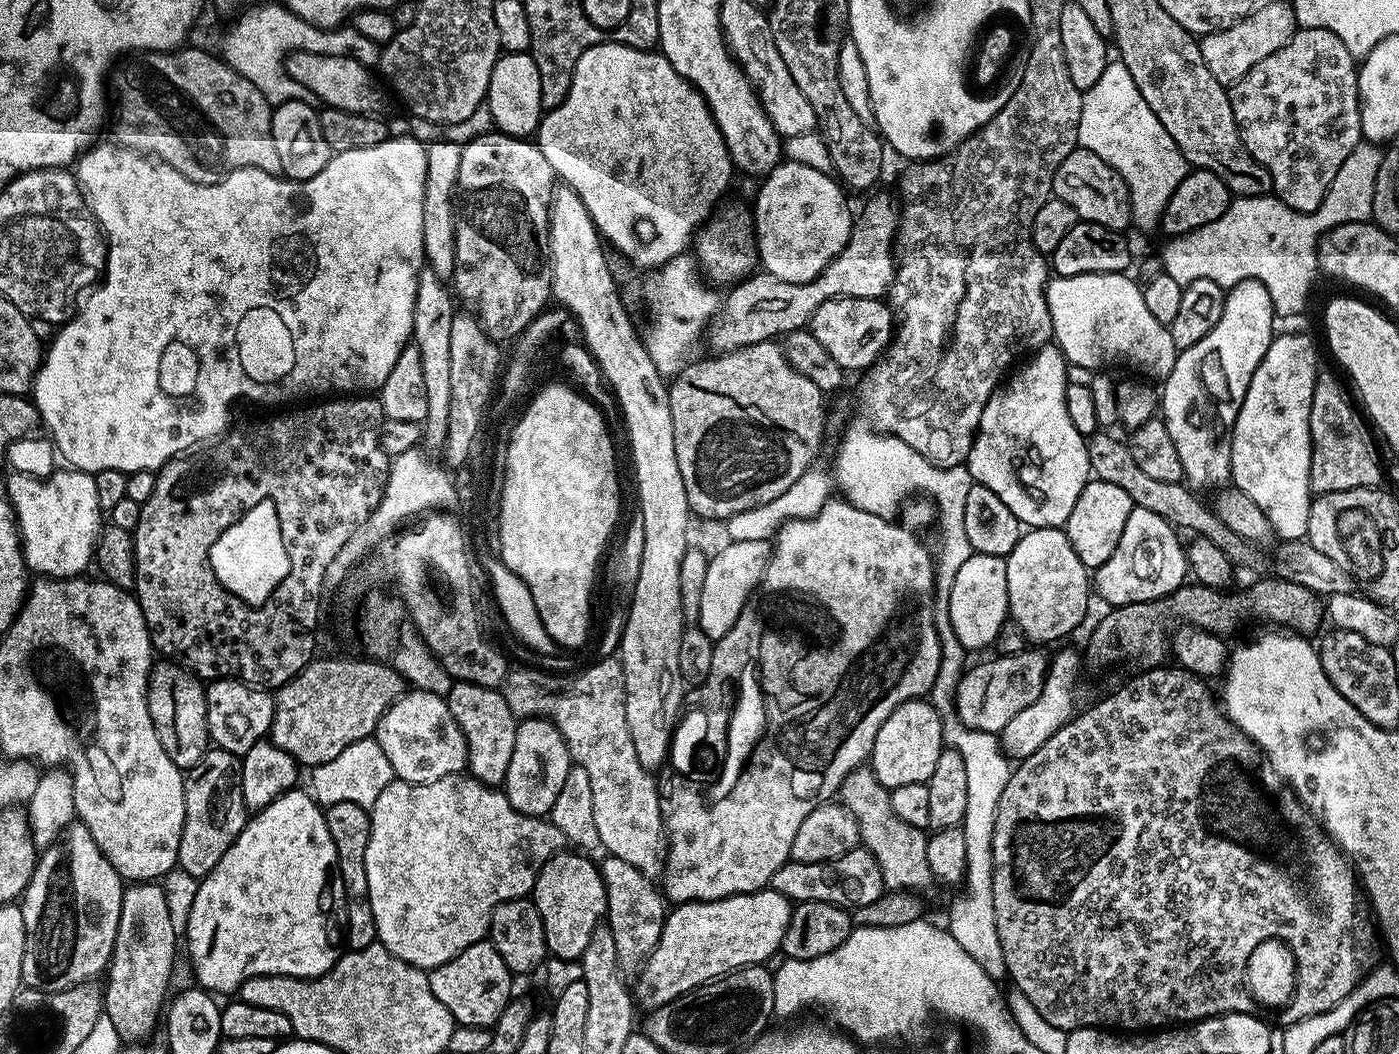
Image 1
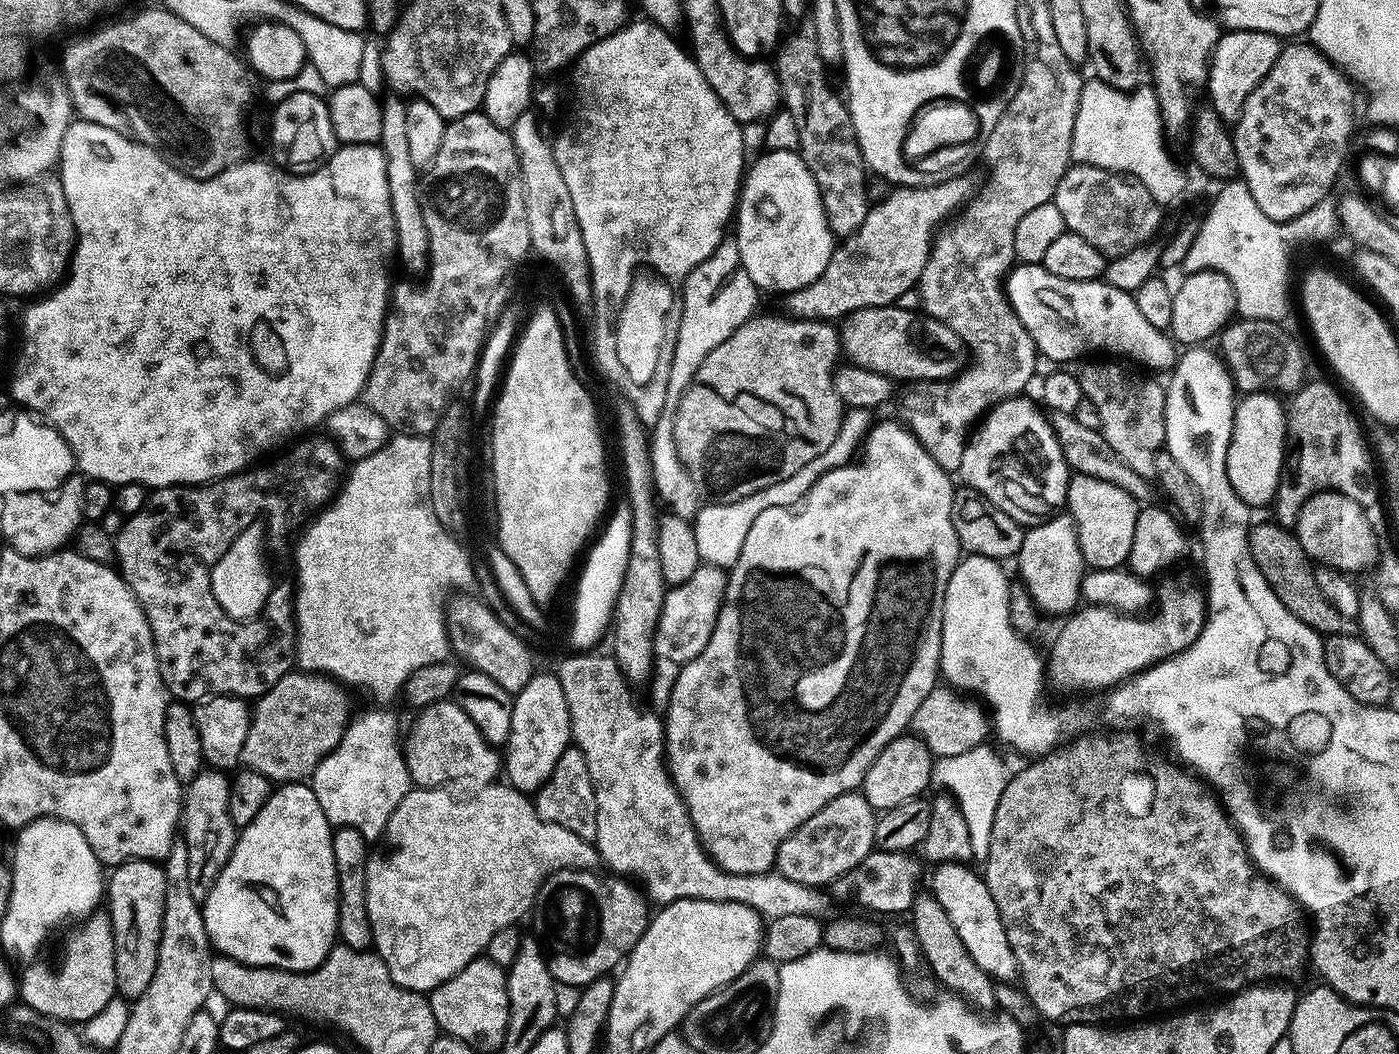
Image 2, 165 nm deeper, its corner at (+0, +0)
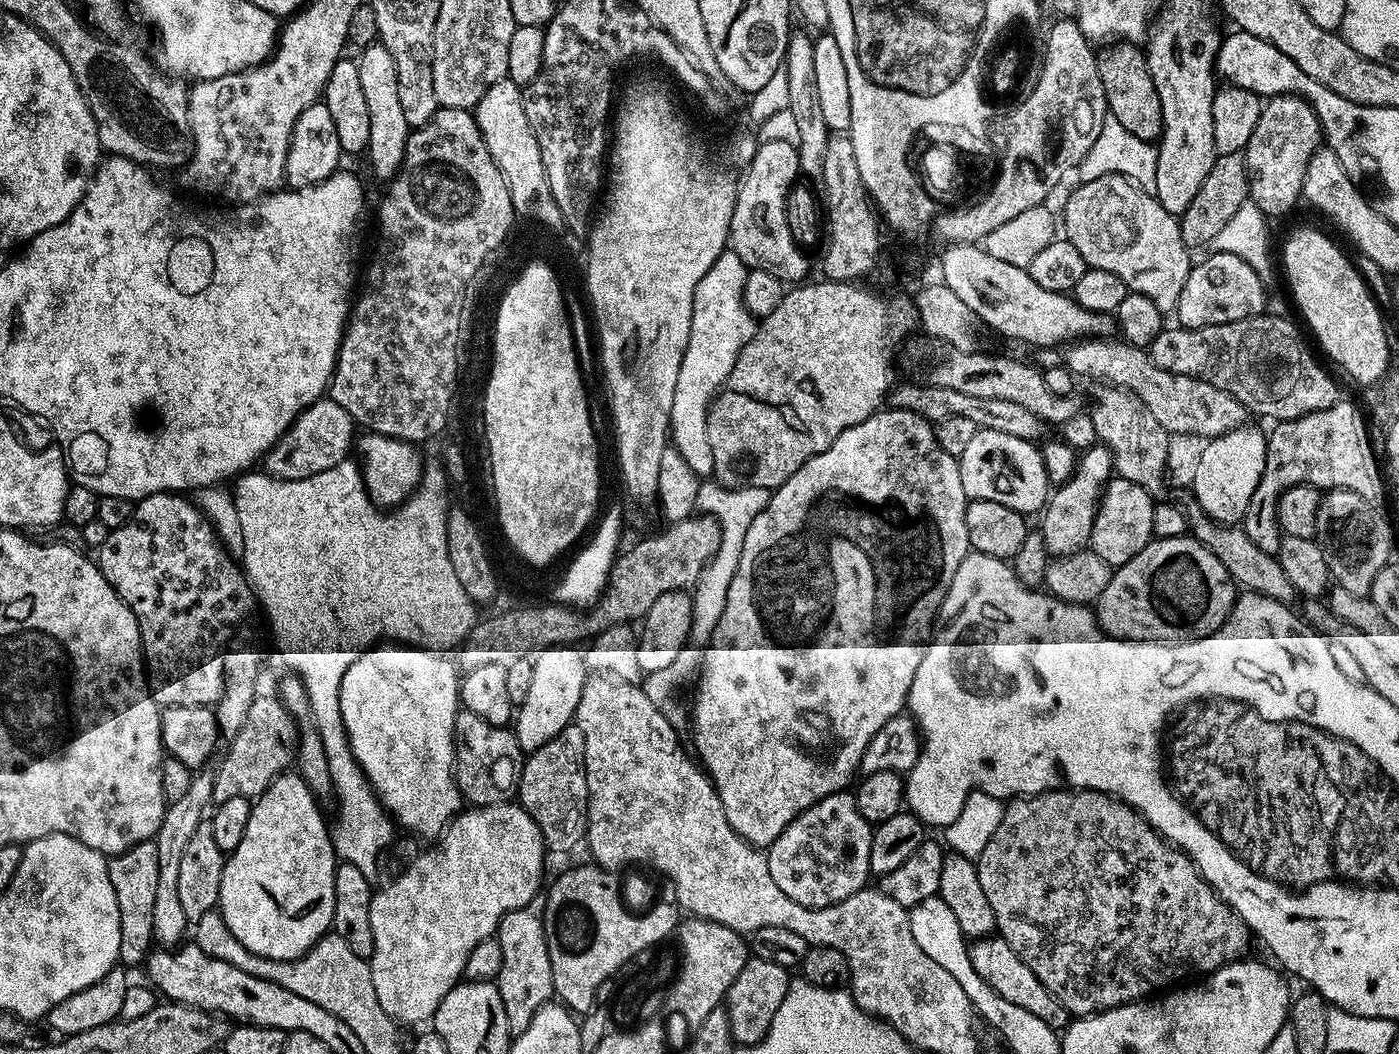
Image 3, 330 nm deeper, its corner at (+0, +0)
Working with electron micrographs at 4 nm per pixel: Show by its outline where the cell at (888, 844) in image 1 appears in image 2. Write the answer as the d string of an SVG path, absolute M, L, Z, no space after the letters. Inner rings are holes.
M931 894L917 895L910 909L910 931L916 937L916 946L920 949L923 963L928 963L930 971L936 975L936 980L941 984L941 989L947 990L964 1000L964 1003L981 1014L991 1013L991 1008L997 1007L996 984L992 977L987 976L974 958L970 958L958 933L950 922L949 915Z

